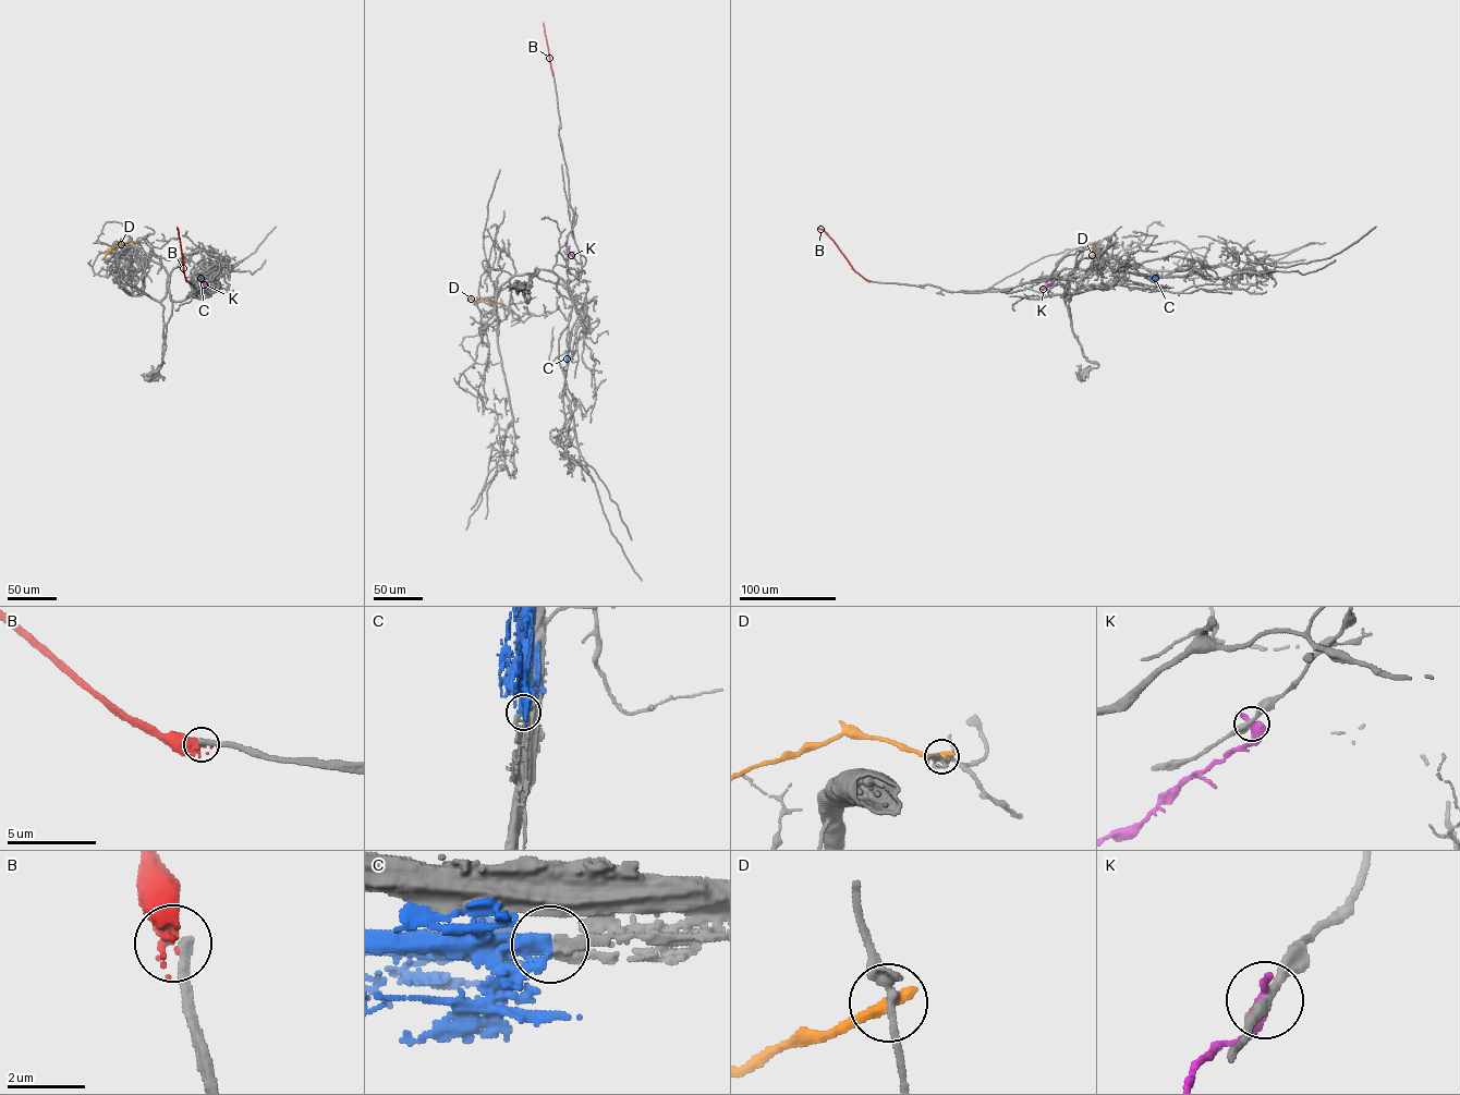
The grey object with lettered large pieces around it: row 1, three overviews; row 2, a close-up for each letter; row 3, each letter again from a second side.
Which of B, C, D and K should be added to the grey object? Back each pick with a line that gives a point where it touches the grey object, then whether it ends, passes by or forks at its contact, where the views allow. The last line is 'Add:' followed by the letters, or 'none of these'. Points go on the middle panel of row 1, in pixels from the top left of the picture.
Add: none of these

